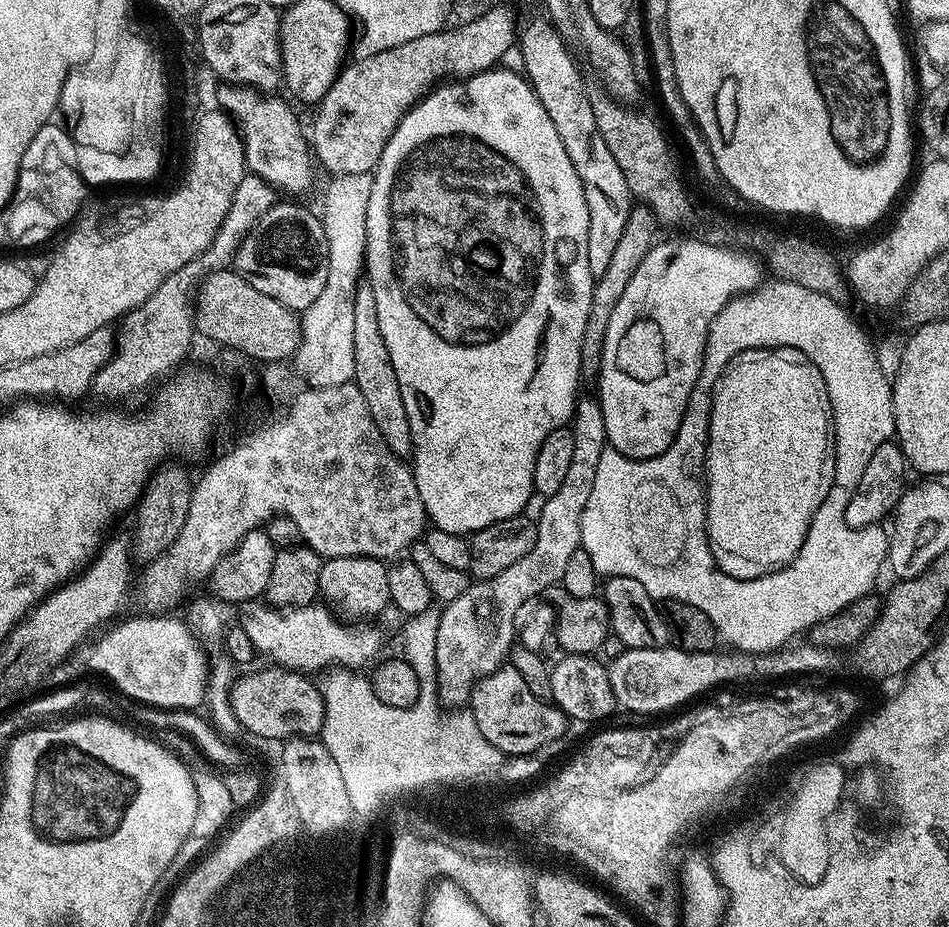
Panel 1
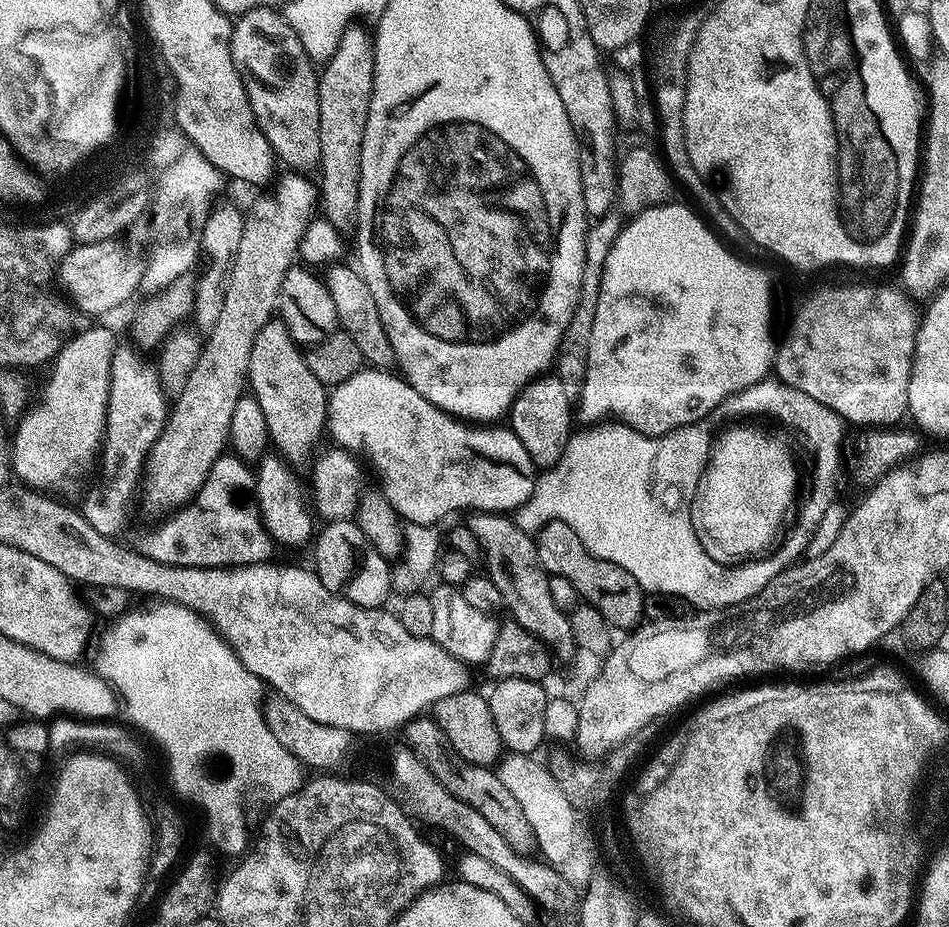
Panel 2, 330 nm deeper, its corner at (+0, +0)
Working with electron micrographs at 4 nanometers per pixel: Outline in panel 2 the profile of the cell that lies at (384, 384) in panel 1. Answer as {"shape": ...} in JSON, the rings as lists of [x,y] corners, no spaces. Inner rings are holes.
{"shape":[[[359,22],[349,23],[334,54],[323,65],[318,76],[318,208],[323,219],[329,220],[341,232],[353,231],[360,197],[360,167],[362,138],[366,134],[366,118],[370,114],[370,98],[374,90],[376,41]]]}

